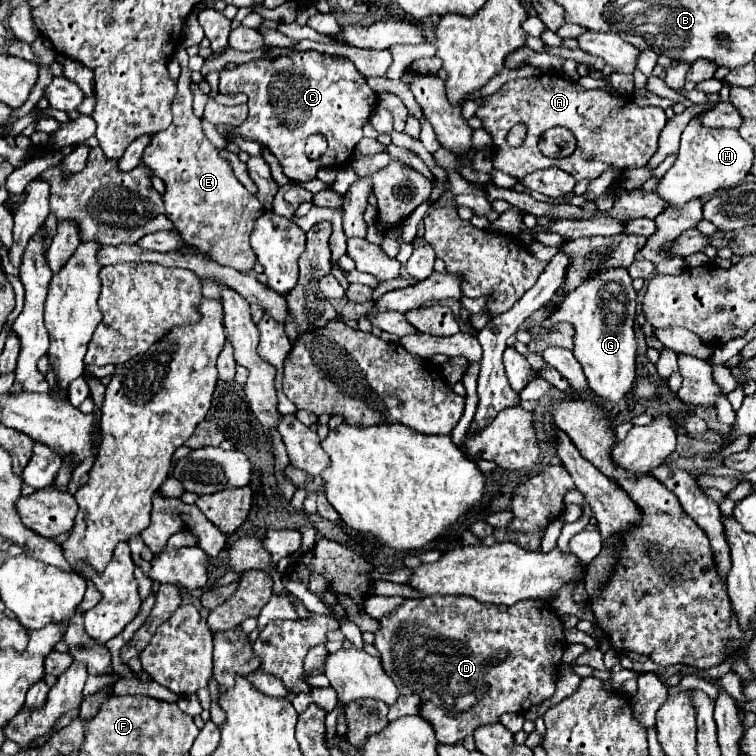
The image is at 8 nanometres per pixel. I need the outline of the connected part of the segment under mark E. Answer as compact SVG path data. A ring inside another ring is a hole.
M180 45L176 51L176 59L182 67L182 75L178 79L178 93L172 101L172 115L174 121L168 129L160 131L158 135L152 137L150 147L146 147L142 161L154 171L156 177L160 177L166 183L166 193L164 193L164 207L166 207L166 215L168 219L174 223L174 227L178 229L178 233L182 235L184 243L208 253L216 263L232 267L236 271L252 271L252 267L256 265L256 255L250 247L250 235L254 231L254 223L256 219L264 213L262 205L258 203L258 199L254 195L250 195L250 191L246 191L246 187L242 183L238 183L238 179L234 179L234 171L230 171L230 163L226 163L220 155L218 149L206 139L206 135L202 133L202 125L200 119L192 113L192 71L188 67L188 53L186 53L186 45Z

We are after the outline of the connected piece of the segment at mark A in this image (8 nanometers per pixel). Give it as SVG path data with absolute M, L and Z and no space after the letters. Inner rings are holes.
M544 73L534 79L516 79L506 83L506 87L486 97L476 115L484 121L484 129L492 133L496 145L496 153L492 157L494 167L516 179L522 179L532 171L546 169L550 163L570 173L576 181L596 179L610 165L620 169L644 167L658 149L658 135L666 125L666 115L660 107L638 107L630 97L614 97L598 89L588 91L576 81L556 73ZM516 123L524 123L528 127L526 139L520 147L512 147L506 141L508 131ZM555 126L568 127L578 139L578 147L570 157L546 159L538 149L542 131Z

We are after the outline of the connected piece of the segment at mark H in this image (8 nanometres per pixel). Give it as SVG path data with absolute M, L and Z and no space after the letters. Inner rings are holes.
M692 117L682 133L678 159L658 181L656 193L670 207L680 207L690 199L712 195L716 189L728 189L738 185L748 175L752 161L752 147L738 135L736 129L702 127L702 123L698 123L698 117Z

